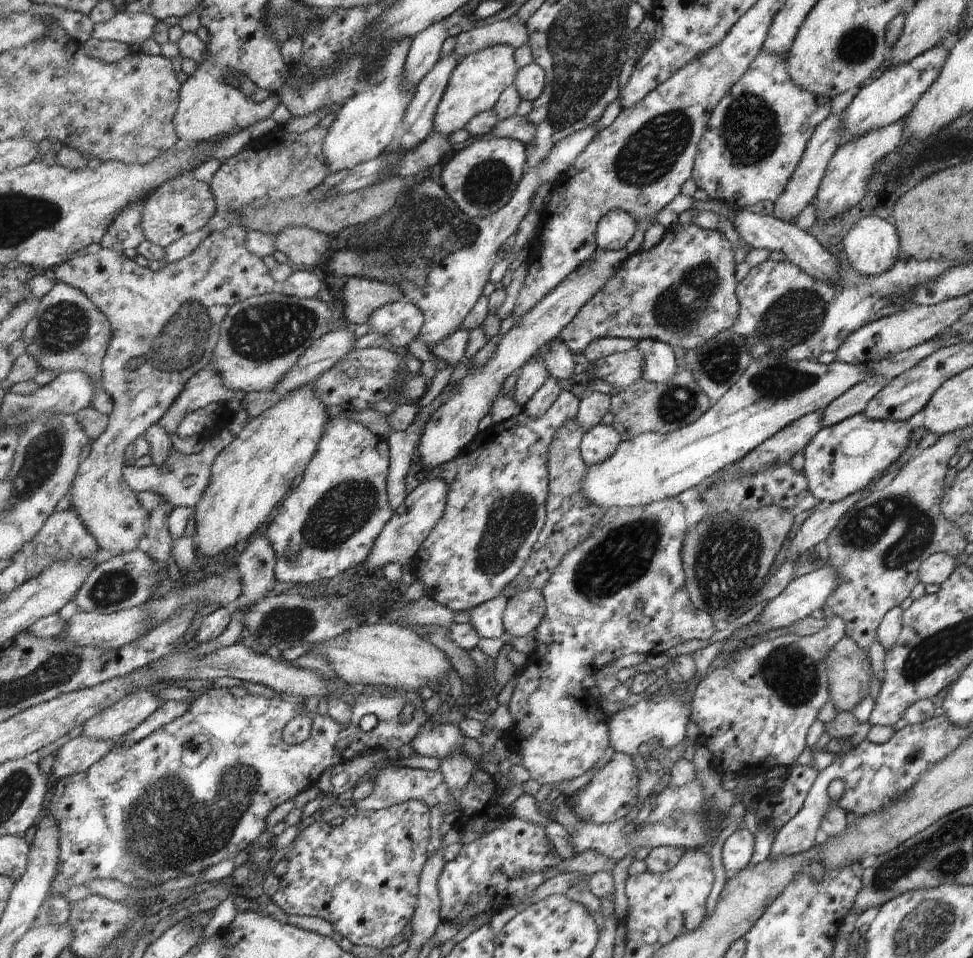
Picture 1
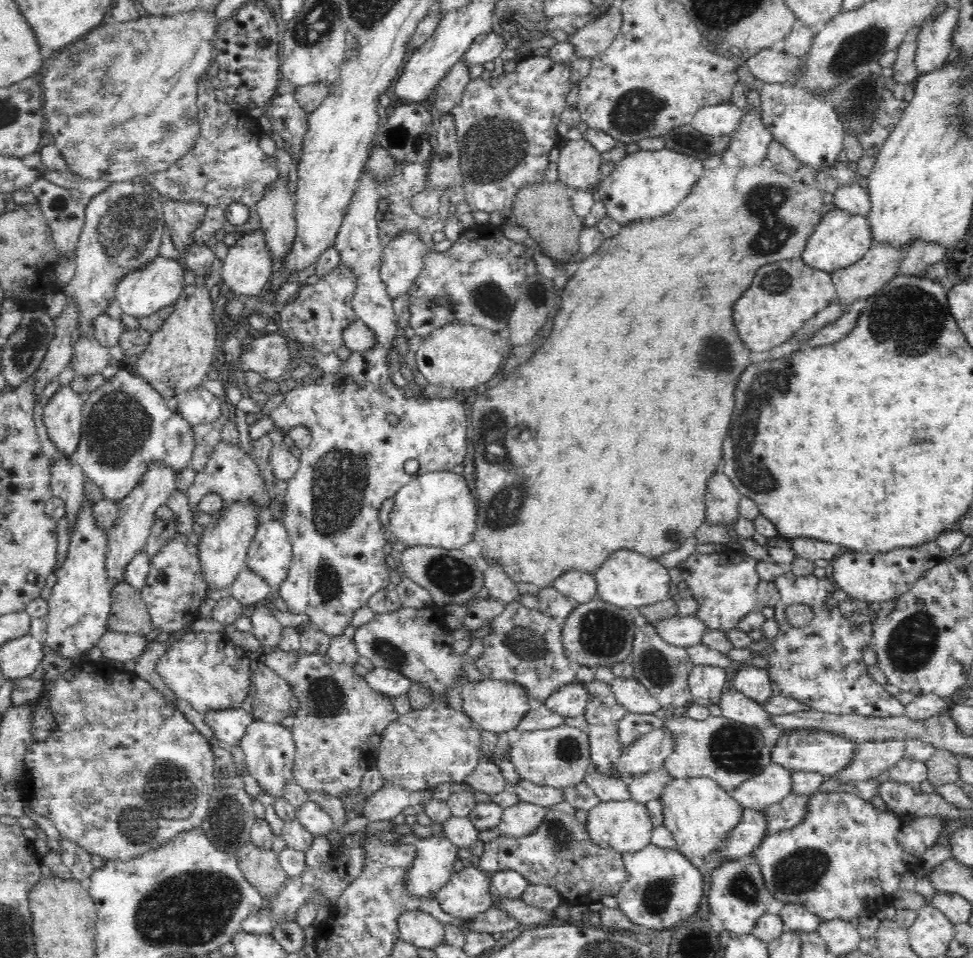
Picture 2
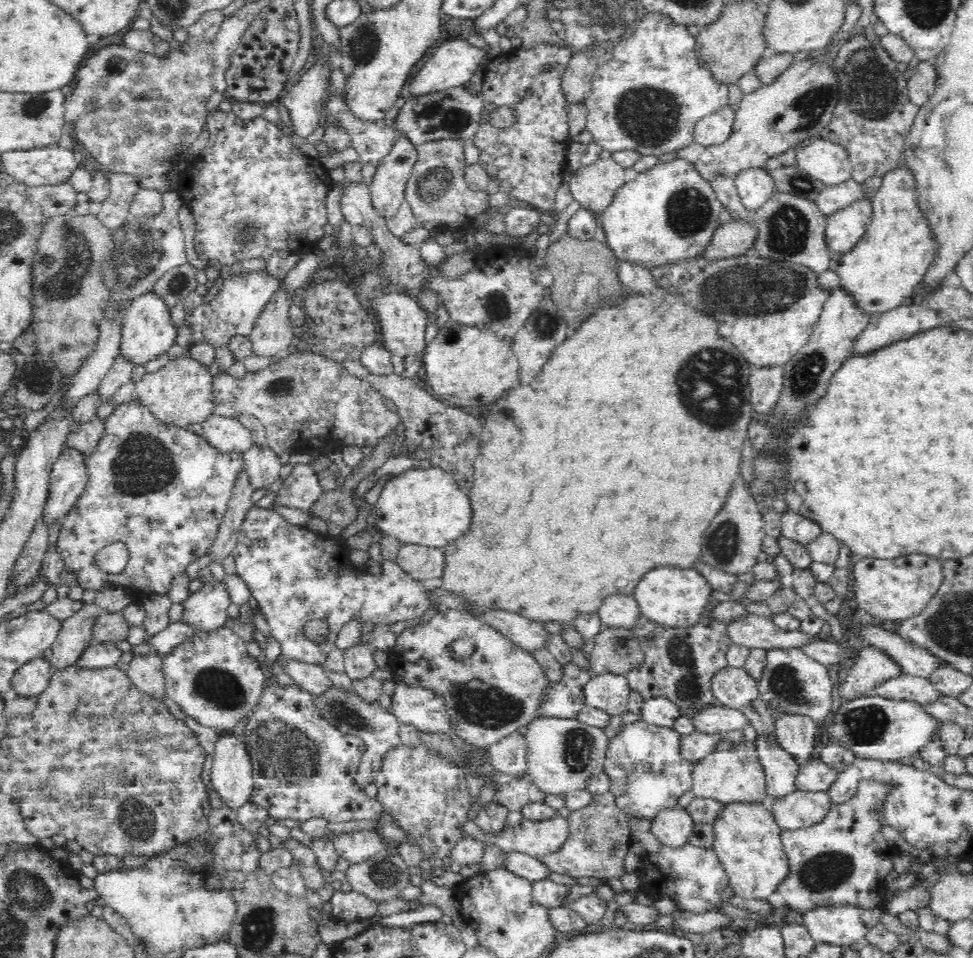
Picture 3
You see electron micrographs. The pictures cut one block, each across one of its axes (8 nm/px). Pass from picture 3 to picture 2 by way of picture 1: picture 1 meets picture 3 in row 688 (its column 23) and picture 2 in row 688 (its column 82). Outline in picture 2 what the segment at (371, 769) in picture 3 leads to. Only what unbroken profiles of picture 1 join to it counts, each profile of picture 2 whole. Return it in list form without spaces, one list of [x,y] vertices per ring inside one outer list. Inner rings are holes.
[[[302,650],[298,651],[290,651],[290,652],[272,652],[267,655],[266,666],[269,666],[274,672],[280,677],[283,678],[287,682],[287,685],[291,688],[291,693],[294,695],[295,702],[297,702],[297,706],[299,706],[295,713],[293,714],[293,726],[291,728],[293,739],[296,743],[296,754],[294,760],[294,783],[298,786],[302,787],[304,790],[308,792],[319,792],[320,794],[327,794],[327,796],[336,797],[342,800],[346,800],[354,790],[358,790],[360,785],[363,782],[364,776],[371,770],[372,768],[372,760],[376,756],[376,751],[379,749],[382,740],[382,733],[384,729],[391,723],[394,722],[394,719],[399,717],[399,714],[395,711],[392,700],[389,697],[383,696],[382,694],[378,694],[374,692],[370,688],[370,685],[367,683],[367,680],[364,676],[358,675],[351,666],[348,666],[344,663],[334,662],[328,654],[308,654]]]

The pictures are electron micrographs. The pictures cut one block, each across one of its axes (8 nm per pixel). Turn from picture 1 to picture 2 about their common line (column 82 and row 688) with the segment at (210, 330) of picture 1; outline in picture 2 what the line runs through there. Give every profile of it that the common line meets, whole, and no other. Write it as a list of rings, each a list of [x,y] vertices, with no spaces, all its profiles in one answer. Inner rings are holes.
[[[260,664],[252,678],[252,715],[262,721],[280,723],[293,716],[299,707],[291,693],[290,686],[269,666]],[[484,679],[482,681],[464,683],[461,691],[462,710],[475,723],[488,732],[504,734],[520,726],[522,718],[533,707],[527,701],[527,694],[517,684],[502,680]]]

